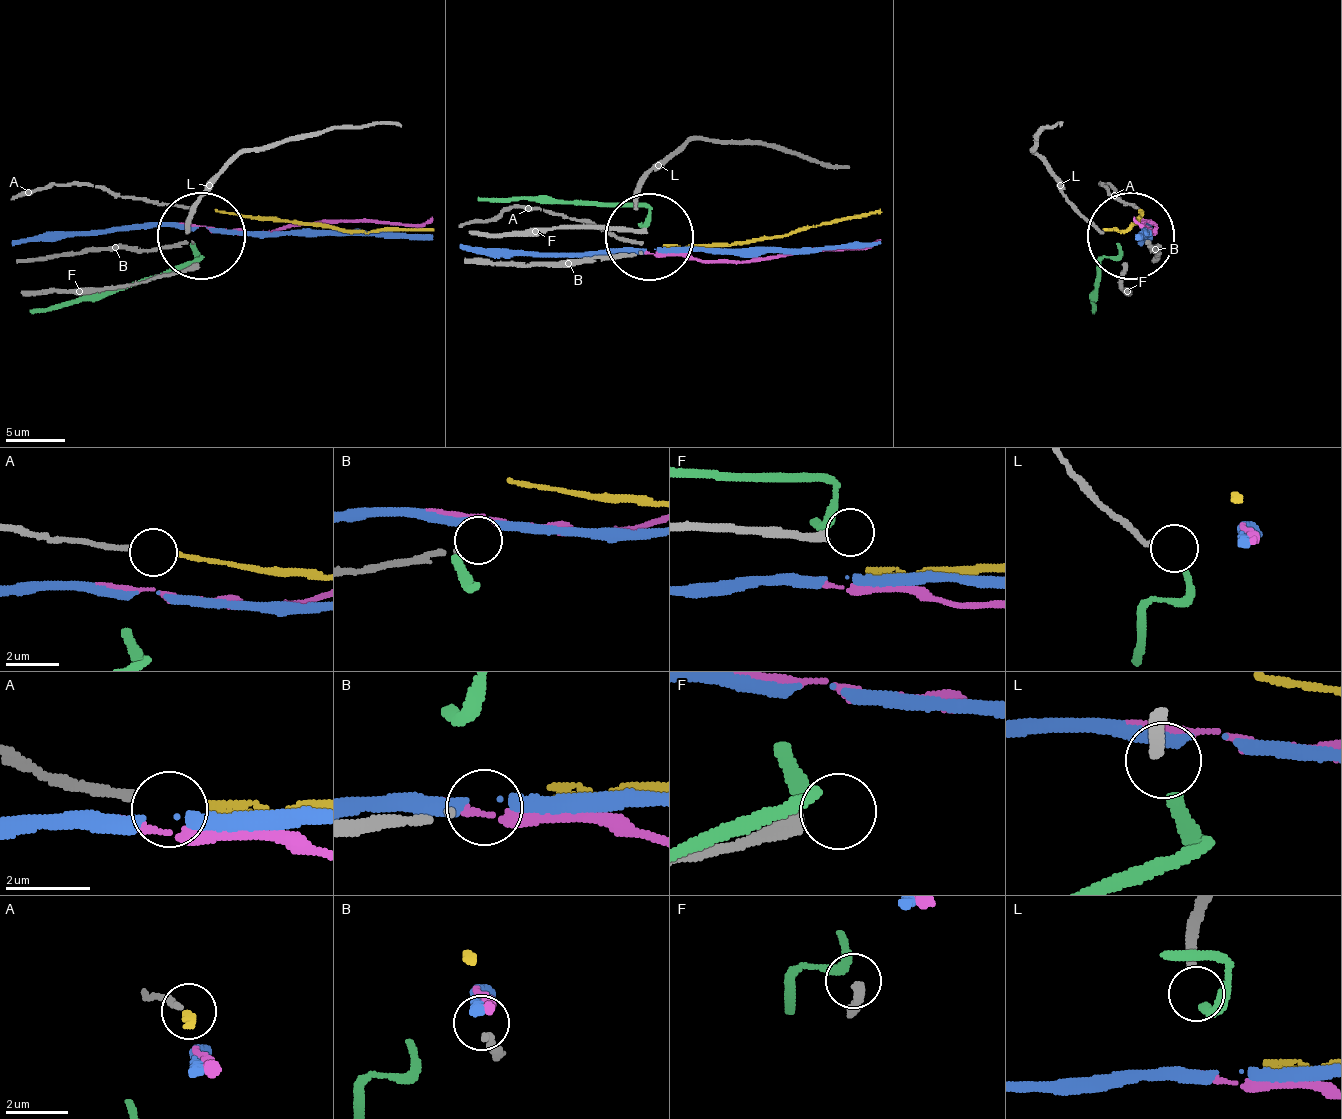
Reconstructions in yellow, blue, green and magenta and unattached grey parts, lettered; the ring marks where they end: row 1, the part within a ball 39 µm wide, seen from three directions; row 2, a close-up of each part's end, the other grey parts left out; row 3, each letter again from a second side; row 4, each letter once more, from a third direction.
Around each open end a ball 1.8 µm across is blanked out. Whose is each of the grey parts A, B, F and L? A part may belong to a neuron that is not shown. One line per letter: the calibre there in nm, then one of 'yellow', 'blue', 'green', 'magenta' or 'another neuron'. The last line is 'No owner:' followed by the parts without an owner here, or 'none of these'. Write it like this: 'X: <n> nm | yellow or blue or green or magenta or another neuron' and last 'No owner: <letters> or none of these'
A: 200 nm | yellow
B: 170 nm | another neuron
F: 380 nm | another neuron
L: 240 nm | green
No owner: B, F

